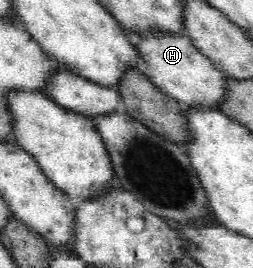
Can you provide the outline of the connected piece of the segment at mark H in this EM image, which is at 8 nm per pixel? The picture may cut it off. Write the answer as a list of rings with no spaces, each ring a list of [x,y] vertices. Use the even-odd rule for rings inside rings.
[[[148,31],[135,36],[128,32],[132,45],[141,56],[144,76],[147,76],[166,96],[184,107],[203,107],[219,110],[219,104],[227,92],[227,81],[223,74],[204,56],[185,35],[170,35],[170,32]]]

